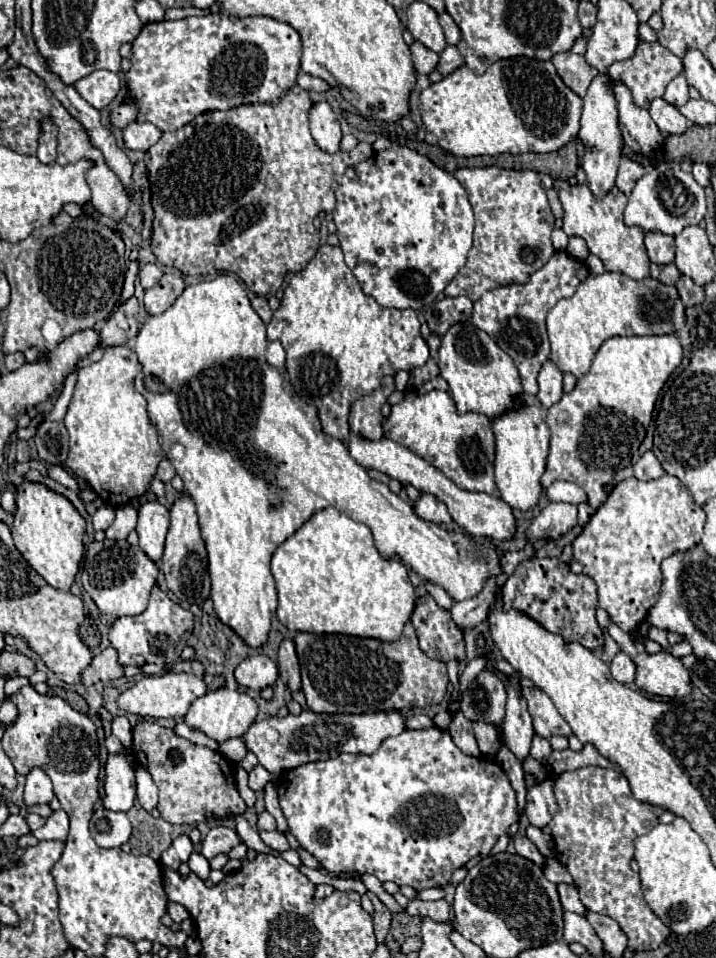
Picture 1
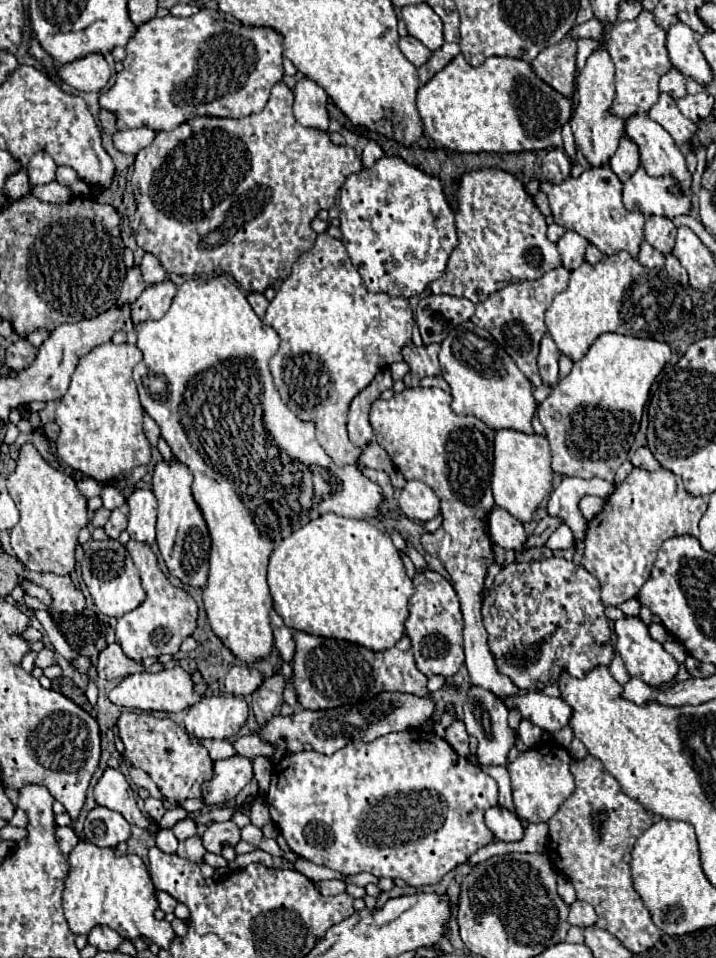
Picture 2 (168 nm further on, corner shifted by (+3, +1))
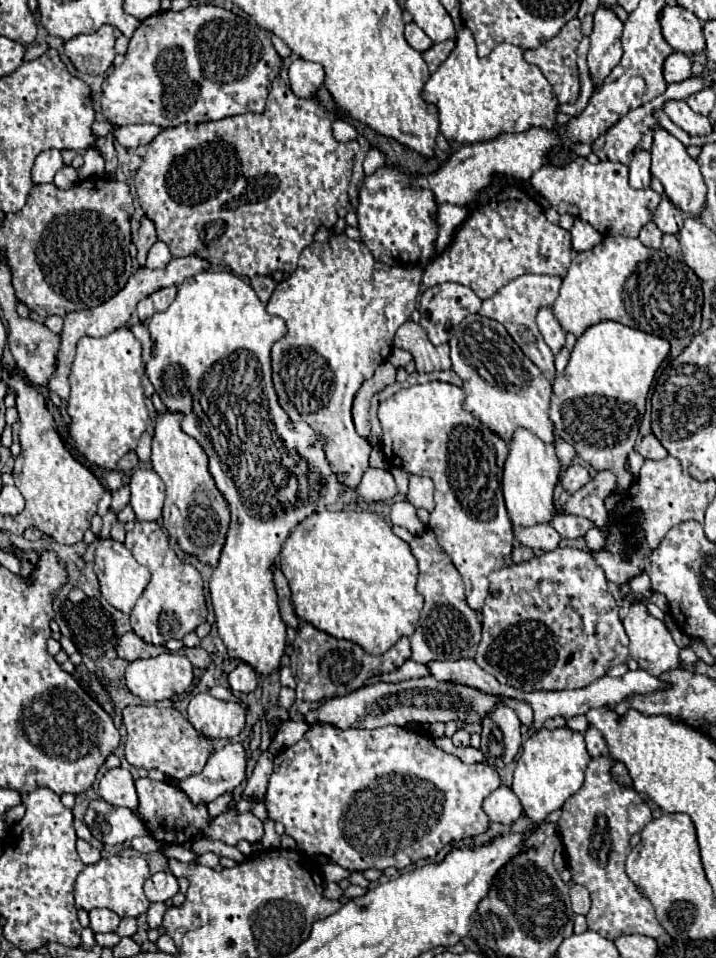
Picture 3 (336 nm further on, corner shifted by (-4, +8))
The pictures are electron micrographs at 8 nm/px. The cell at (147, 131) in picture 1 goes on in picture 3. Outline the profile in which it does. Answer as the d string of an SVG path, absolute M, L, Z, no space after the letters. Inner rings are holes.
M130 124L114 128L114 138L124 148L138 148L140 144L148 144L160 132L154 124Z

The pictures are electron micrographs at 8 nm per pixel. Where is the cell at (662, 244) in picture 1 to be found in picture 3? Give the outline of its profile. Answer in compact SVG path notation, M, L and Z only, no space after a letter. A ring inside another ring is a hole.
M664 198L654 212L654 222L664 234L678 234L684 218L686 218L684 212L678 210L668 198Z

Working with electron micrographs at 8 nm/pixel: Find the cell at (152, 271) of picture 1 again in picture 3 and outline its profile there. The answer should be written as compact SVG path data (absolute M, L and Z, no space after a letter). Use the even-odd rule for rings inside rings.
M158 240L158 242L148 250L146 266L148 266L148 268L164 268L170 260L172 260L172 254L170 254L168 246L166 246L162 240Z

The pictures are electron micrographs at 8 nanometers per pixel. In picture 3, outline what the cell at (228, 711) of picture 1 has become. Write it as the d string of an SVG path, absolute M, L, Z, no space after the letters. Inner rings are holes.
M208 692L196 694L188 704L188 720L206 738L234 738L246 724L246 710L234 702L212 698Z

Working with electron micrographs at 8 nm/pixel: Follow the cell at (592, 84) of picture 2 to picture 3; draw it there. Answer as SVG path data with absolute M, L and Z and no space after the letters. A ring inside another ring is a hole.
M598 4L594 12L594 30L590 34L590 52L588 52L588 66L594 86L602 84L602 80L610 74L610 68L618 64L622 58L620 36L624 24L616 16L616 12L604 4Z

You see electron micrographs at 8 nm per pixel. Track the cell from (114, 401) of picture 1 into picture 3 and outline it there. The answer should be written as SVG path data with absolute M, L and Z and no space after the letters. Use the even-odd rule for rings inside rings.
M118 328L104 338L90 338L84 336L76 344L76 358L72 362L70 372L70 400L68 400L68 414L72 418L70 436L80 454L84 454L90 462L114 470L118 460L136 448L138 438L146 430L148 410L144 404L144 390L140 384L142 378L142 346L134 338L130 328Z

